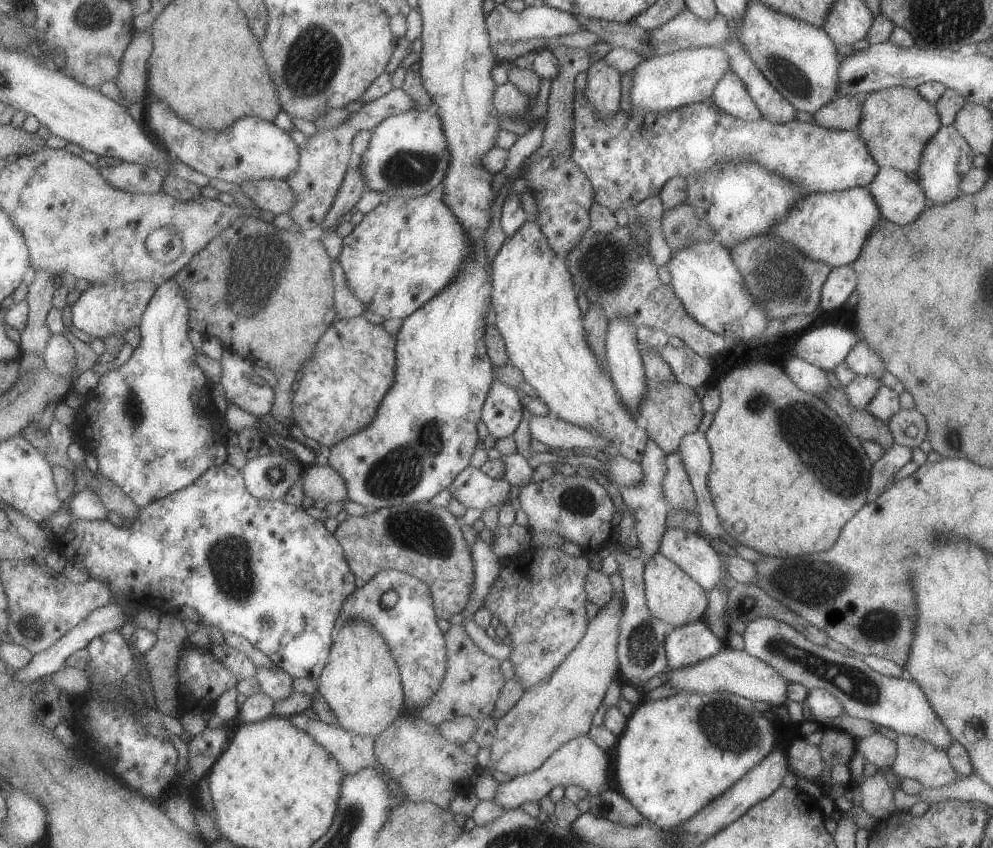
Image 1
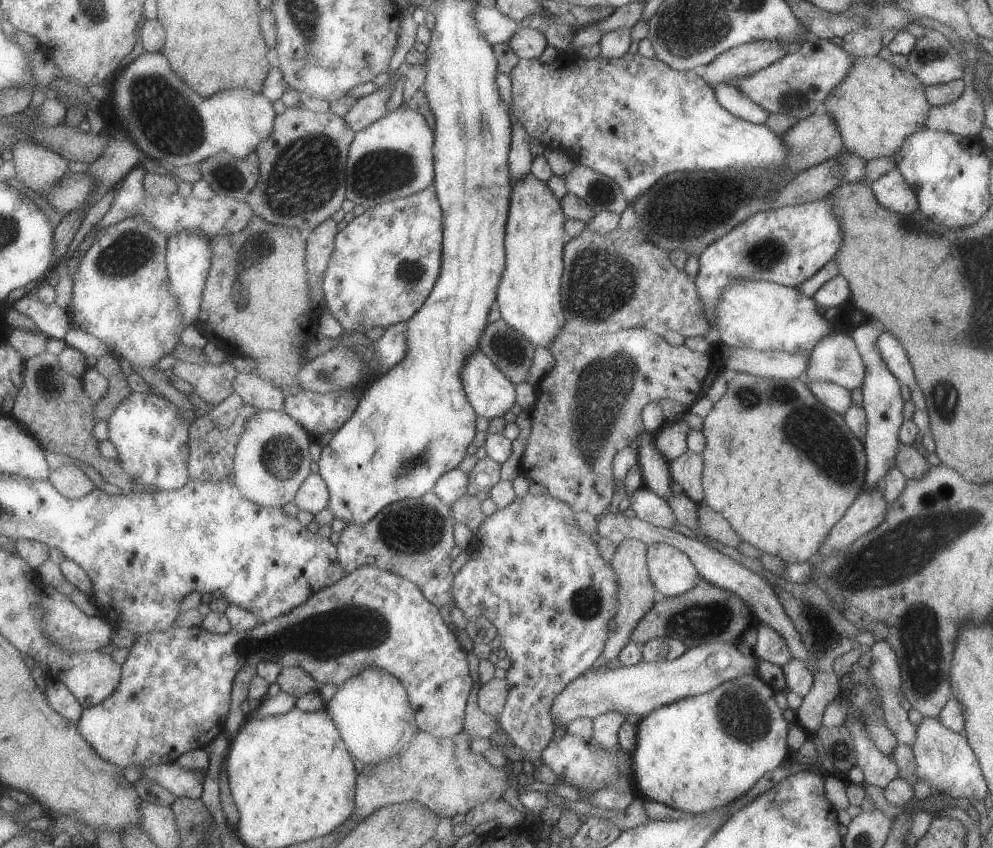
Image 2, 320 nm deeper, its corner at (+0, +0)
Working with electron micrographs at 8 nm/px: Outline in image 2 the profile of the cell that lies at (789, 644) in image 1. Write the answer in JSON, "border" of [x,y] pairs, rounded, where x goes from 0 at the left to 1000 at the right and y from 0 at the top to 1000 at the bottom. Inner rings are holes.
{"border":[[[766,737],[761,742],[762,752],[756,763],[756,771],[761,777],[766,777],[788,787],[798,777],[798,769],[789,755],[789,751],[775,738]]]}

